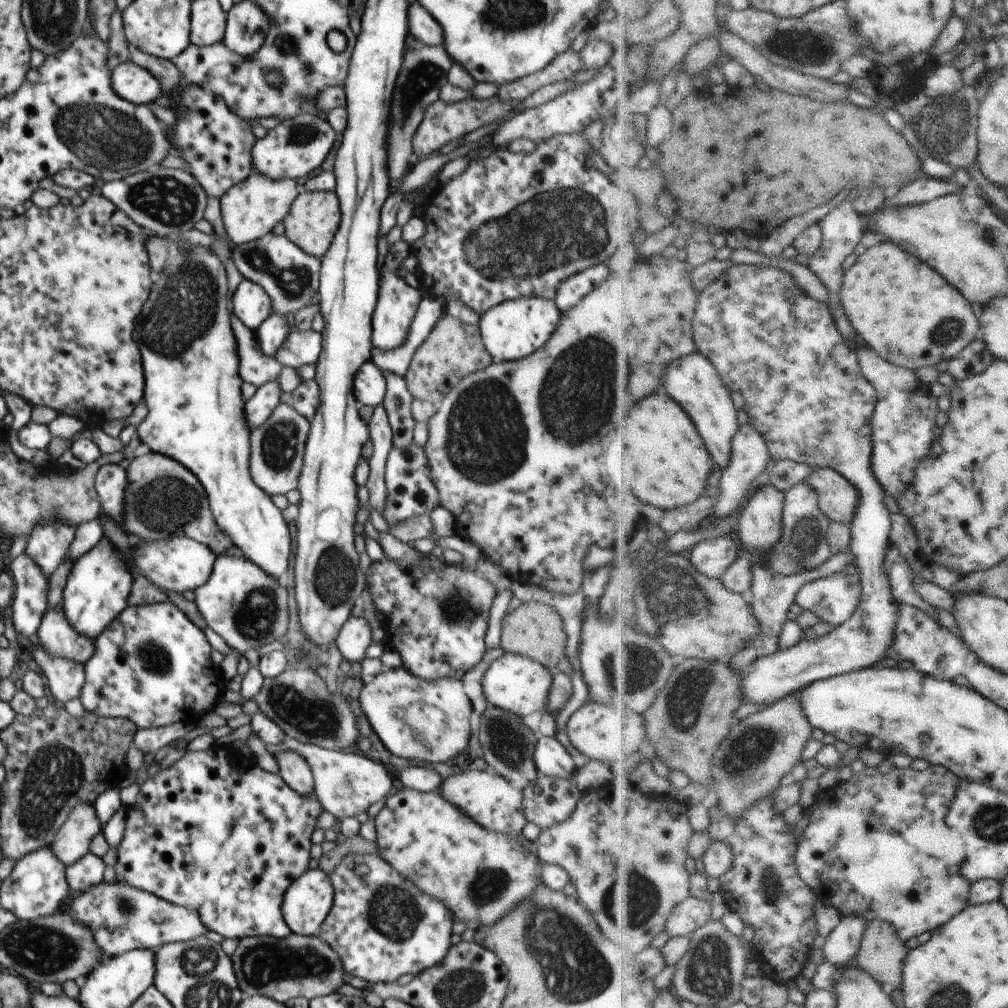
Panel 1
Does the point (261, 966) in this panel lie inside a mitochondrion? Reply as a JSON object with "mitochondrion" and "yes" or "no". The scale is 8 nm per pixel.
{"mitochondrion":"yes"}

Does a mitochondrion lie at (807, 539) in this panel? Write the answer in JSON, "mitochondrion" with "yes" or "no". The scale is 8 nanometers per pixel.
{"mitochondrion":"yes"}

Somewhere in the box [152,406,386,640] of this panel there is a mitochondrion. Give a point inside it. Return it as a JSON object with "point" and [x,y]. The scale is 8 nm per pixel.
{"point":[334,573]}

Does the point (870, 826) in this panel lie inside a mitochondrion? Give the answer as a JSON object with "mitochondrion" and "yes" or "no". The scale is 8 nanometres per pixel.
{"mitochondrion":"no"}

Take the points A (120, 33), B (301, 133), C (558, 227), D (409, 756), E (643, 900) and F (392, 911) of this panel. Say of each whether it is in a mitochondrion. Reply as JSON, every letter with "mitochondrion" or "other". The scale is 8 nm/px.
{"A":"other","B":"mitochondrion","C":"mitochondrion","D":"other","E":"mitochondrion","F":"mitochondrion"}

